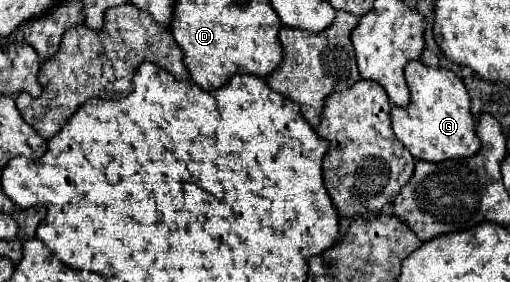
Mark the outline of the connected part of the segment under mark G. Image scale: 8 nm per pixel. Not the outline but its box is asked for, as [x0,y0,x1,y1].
[390,60,480,162]

